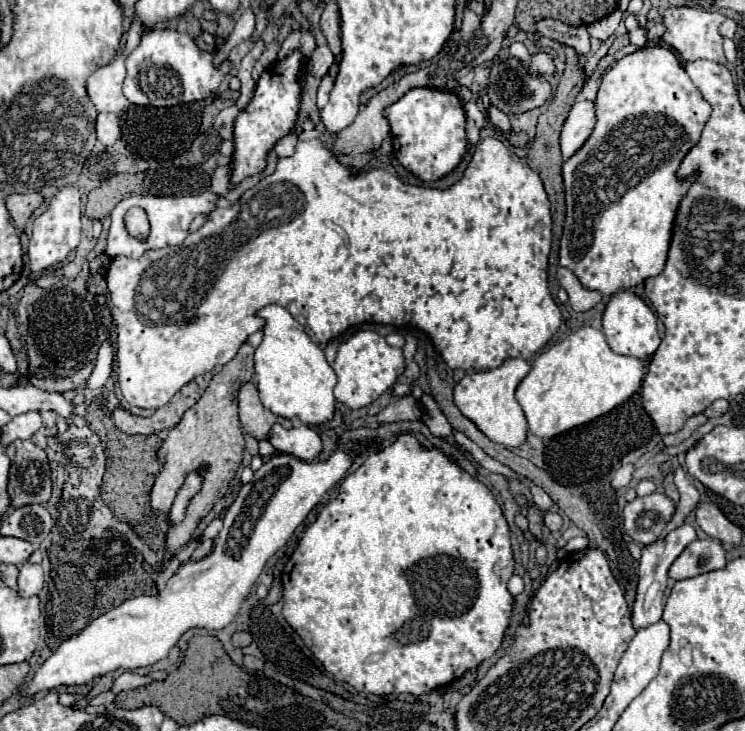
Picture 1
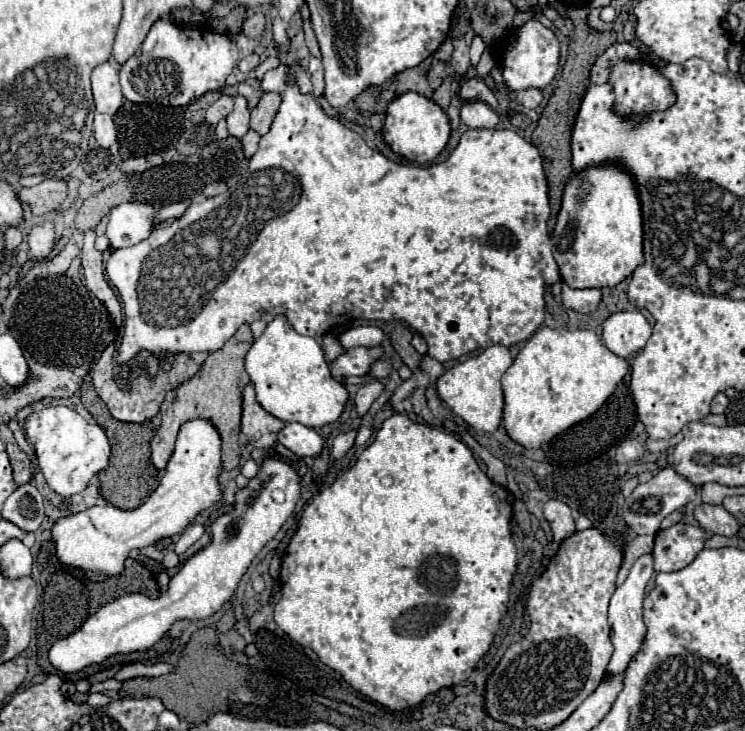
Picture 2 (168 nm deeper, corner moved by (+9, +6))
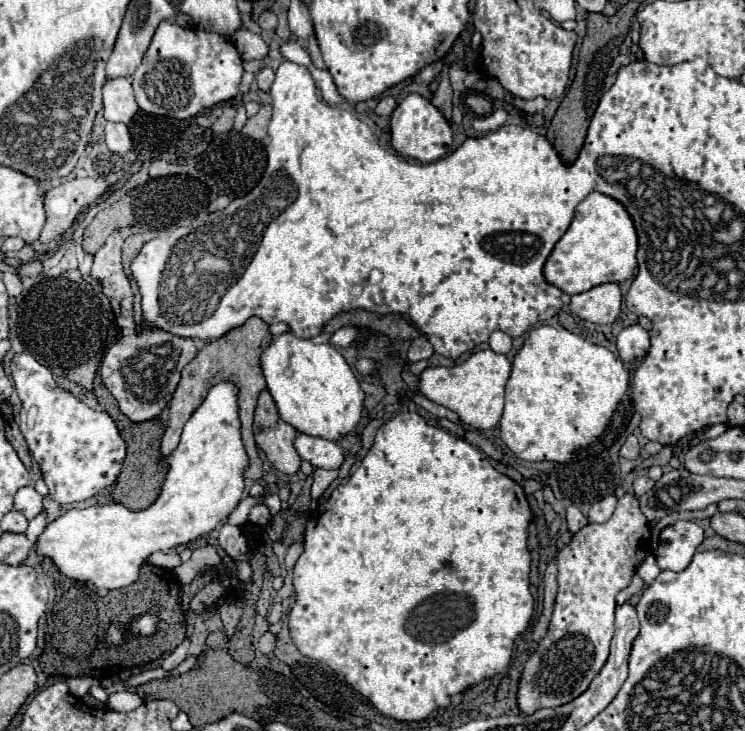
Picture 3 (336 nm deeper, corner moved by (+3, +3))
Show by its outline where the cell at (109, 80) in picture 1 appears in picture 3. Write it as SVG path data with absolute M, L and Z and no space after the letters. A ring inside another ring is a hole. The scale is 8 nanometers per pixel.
M116 78L106 82L102 90L104 118L110 122L128 124L138 112L130 78Z

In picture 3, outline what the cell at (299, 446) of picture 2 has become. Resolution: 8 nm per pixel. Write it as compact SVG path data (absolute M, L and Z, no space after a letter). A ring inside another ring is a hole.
M298 434L294 446L296 446L296 452L300 454L300 458L310 462L316 468L320 466L326 470L336 470L344 462L344 450L336 442L330 442L324 438Z

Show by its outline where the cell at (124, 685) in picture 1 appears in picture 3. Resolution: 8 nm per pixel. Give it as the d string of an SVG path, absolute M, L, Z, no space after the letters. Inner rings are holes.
M186 638L172 654L168 654L168 658L162 662L162 668L164 670L172 670L172 668L176 668L186 656L188 656L188 646L190 646L190 640Z

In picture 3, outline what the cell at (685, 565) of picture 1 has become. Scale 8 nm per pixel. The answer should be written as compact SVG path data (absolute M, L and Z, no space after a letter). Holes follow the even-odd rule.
M680 520L672 526L666 526L660 532L660 546L656 550L656 560L660 570L684 570L698 544L704 540L704 530L696 522Z

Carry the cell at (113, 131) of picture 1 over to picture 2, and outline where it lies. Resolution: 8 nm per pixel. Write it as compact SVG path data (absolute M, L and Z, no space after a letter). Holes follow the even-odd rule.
M96 113L96 117L94 117L94 137L96 137L96 141L98 141L102 147L106 147L106 149L108 149L112 143L116 143L116 127L114 127L110 115Z

